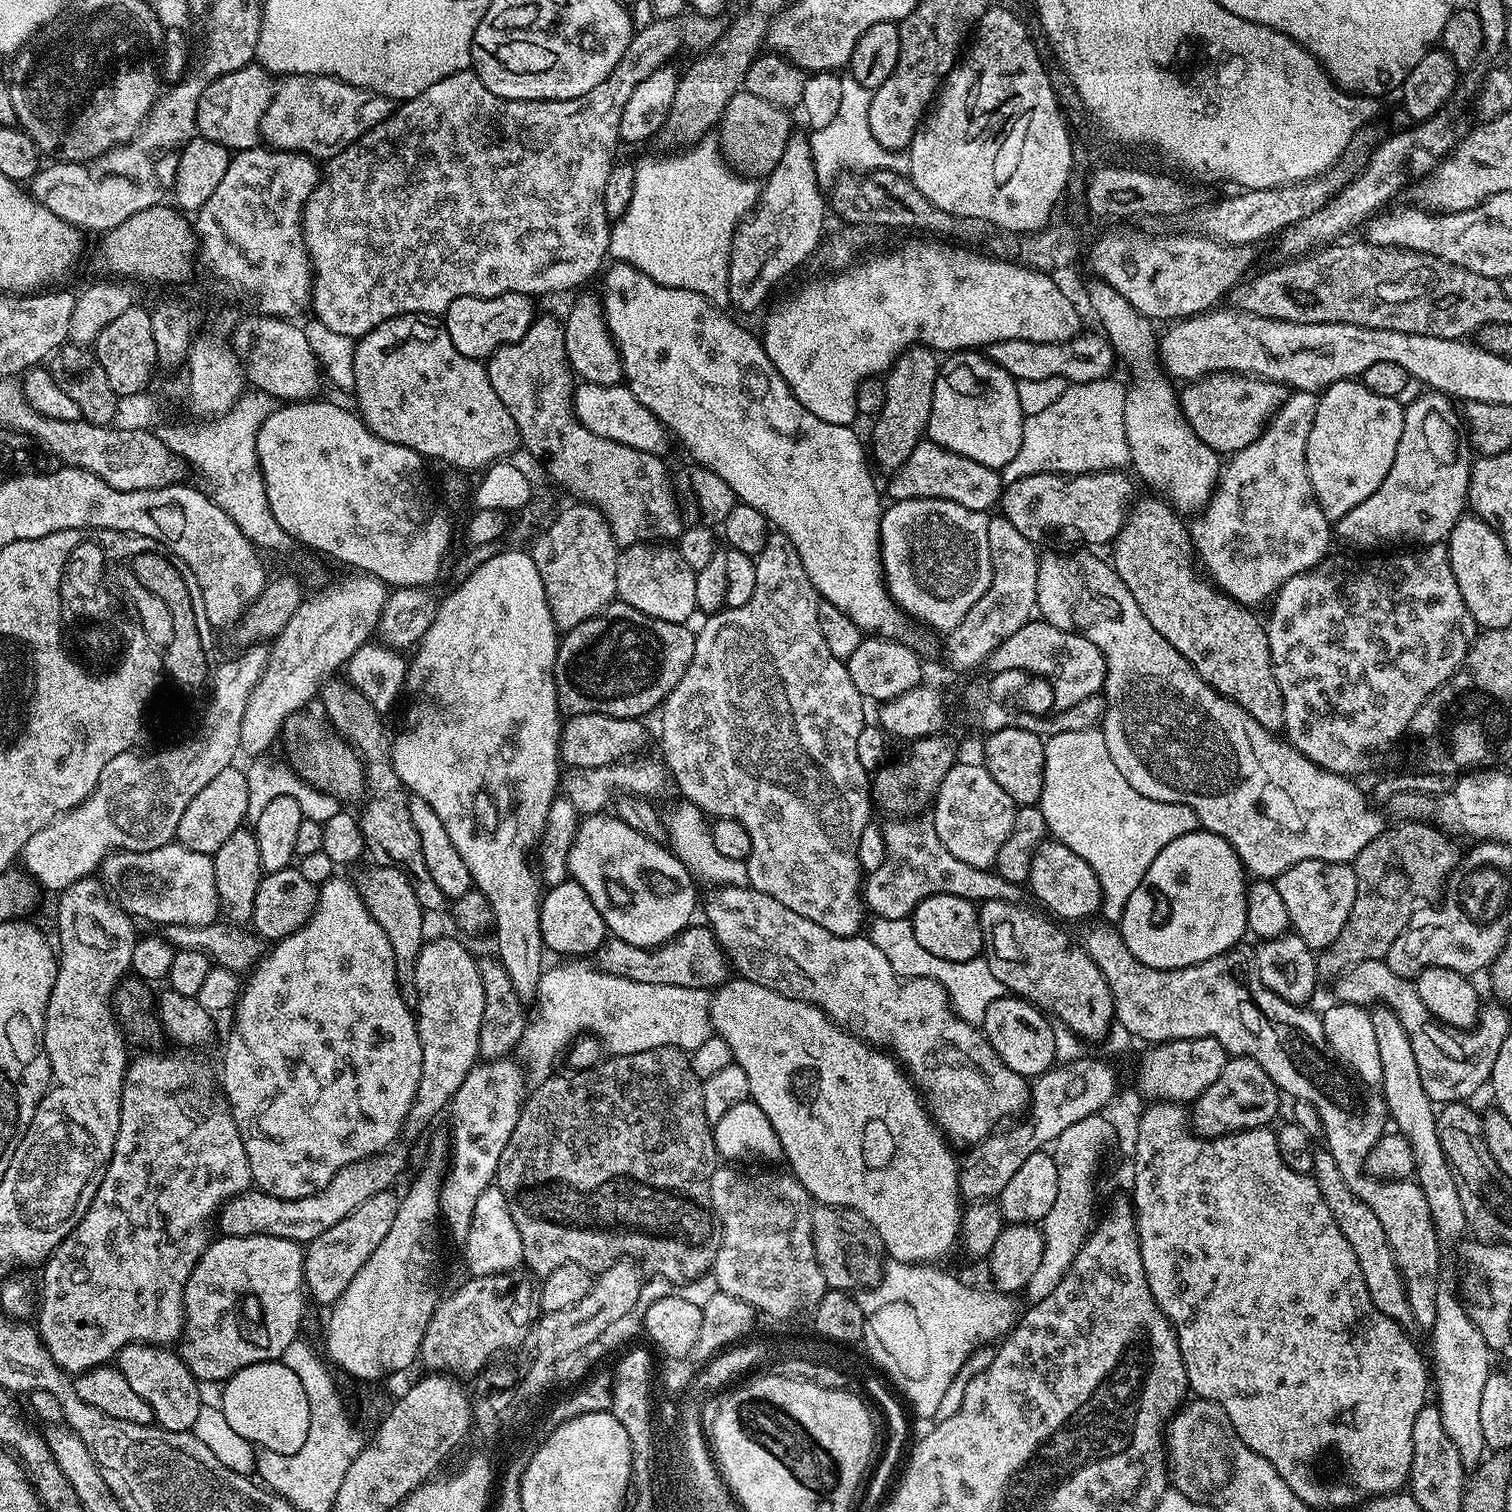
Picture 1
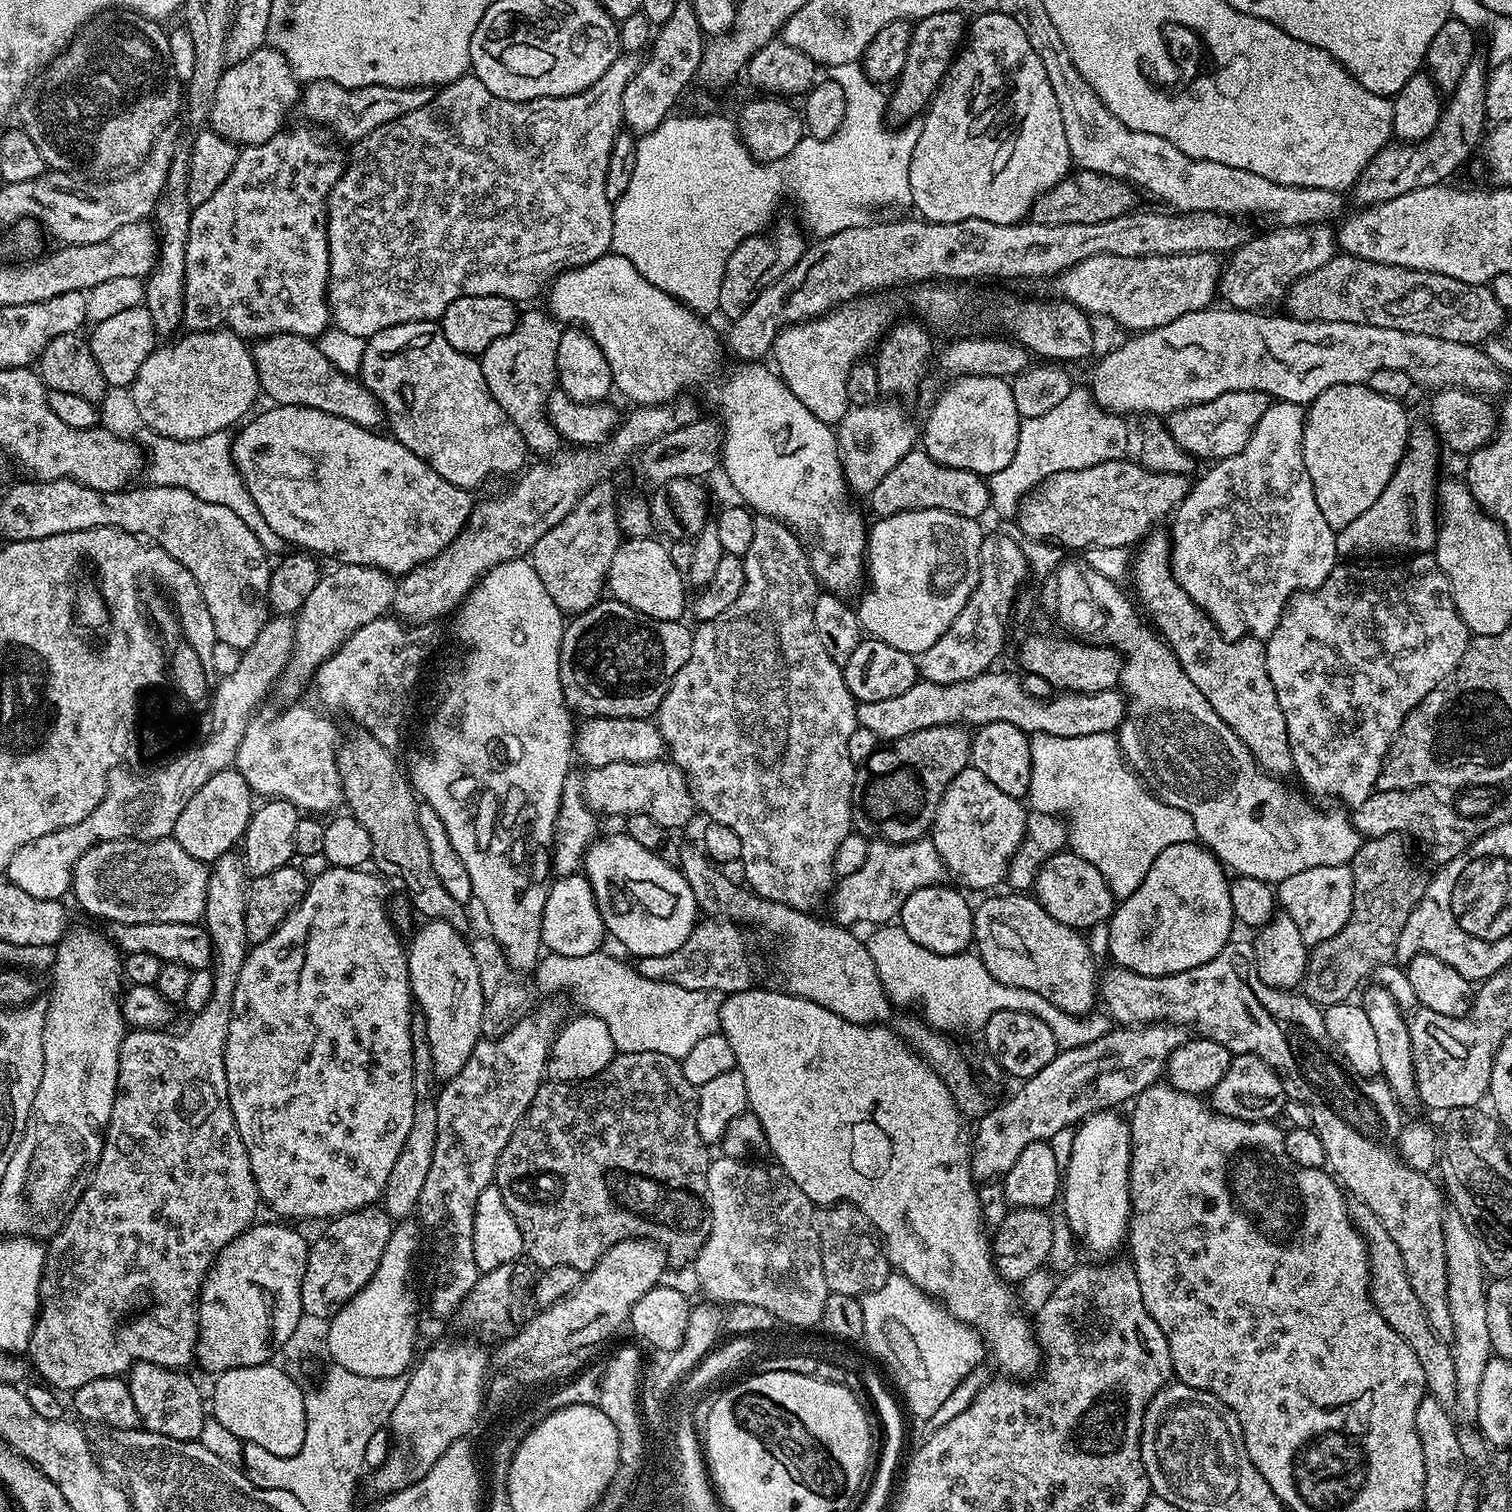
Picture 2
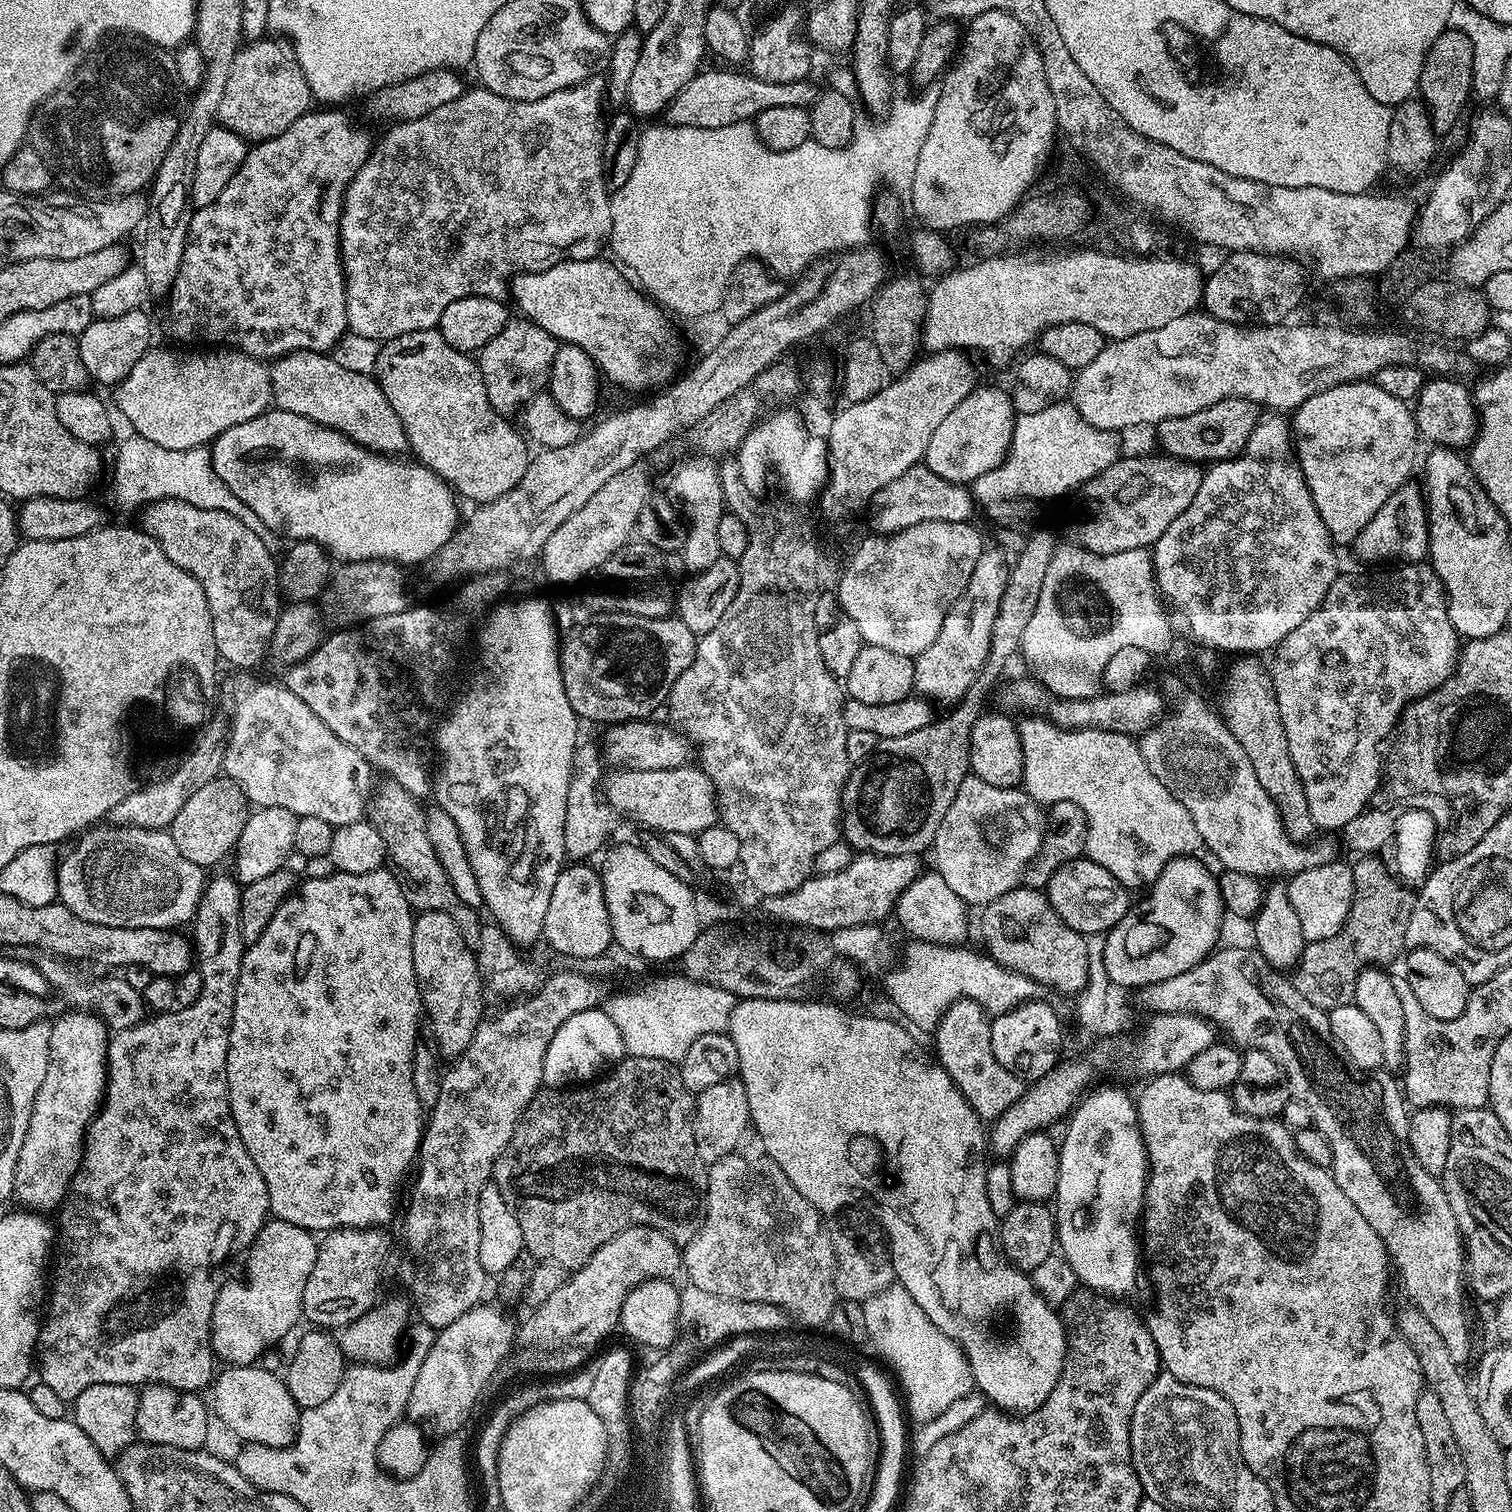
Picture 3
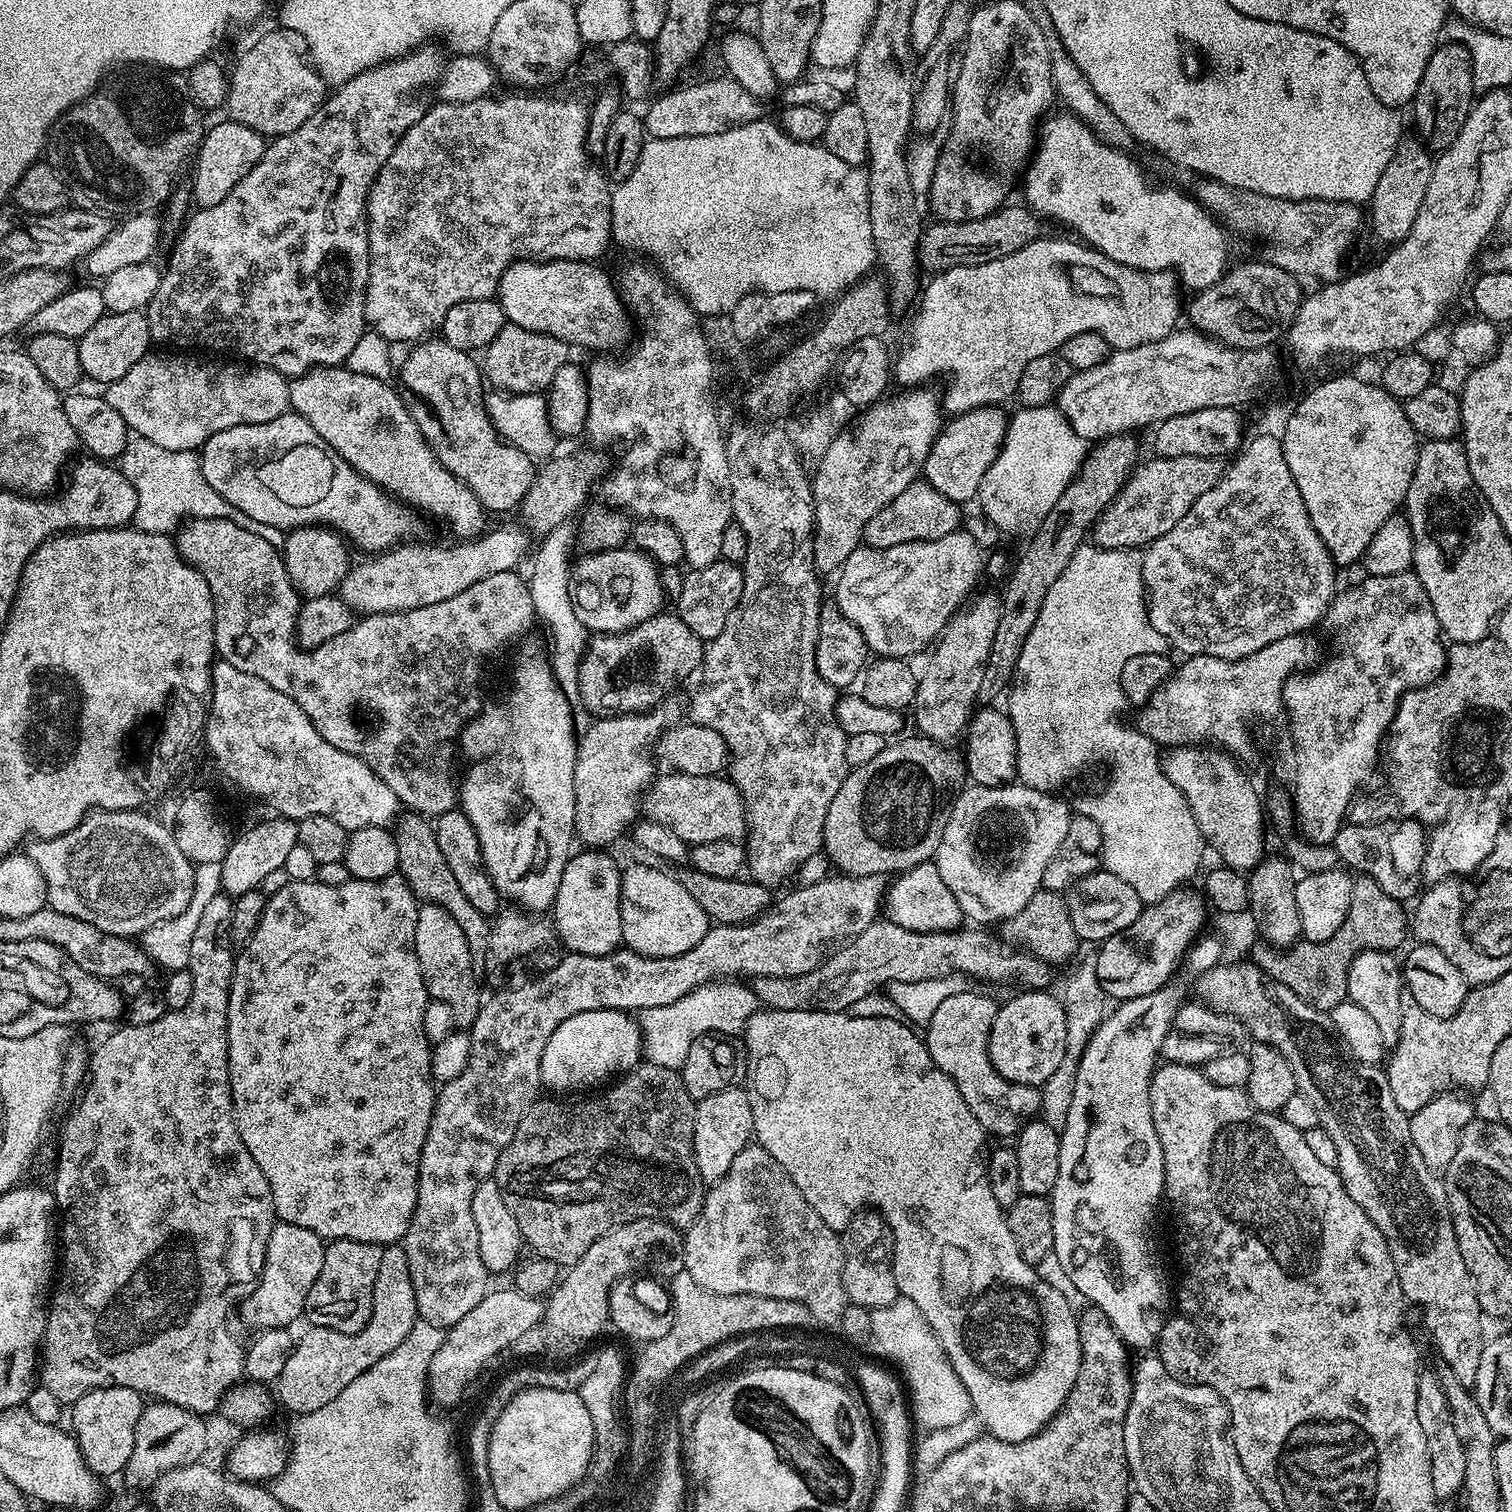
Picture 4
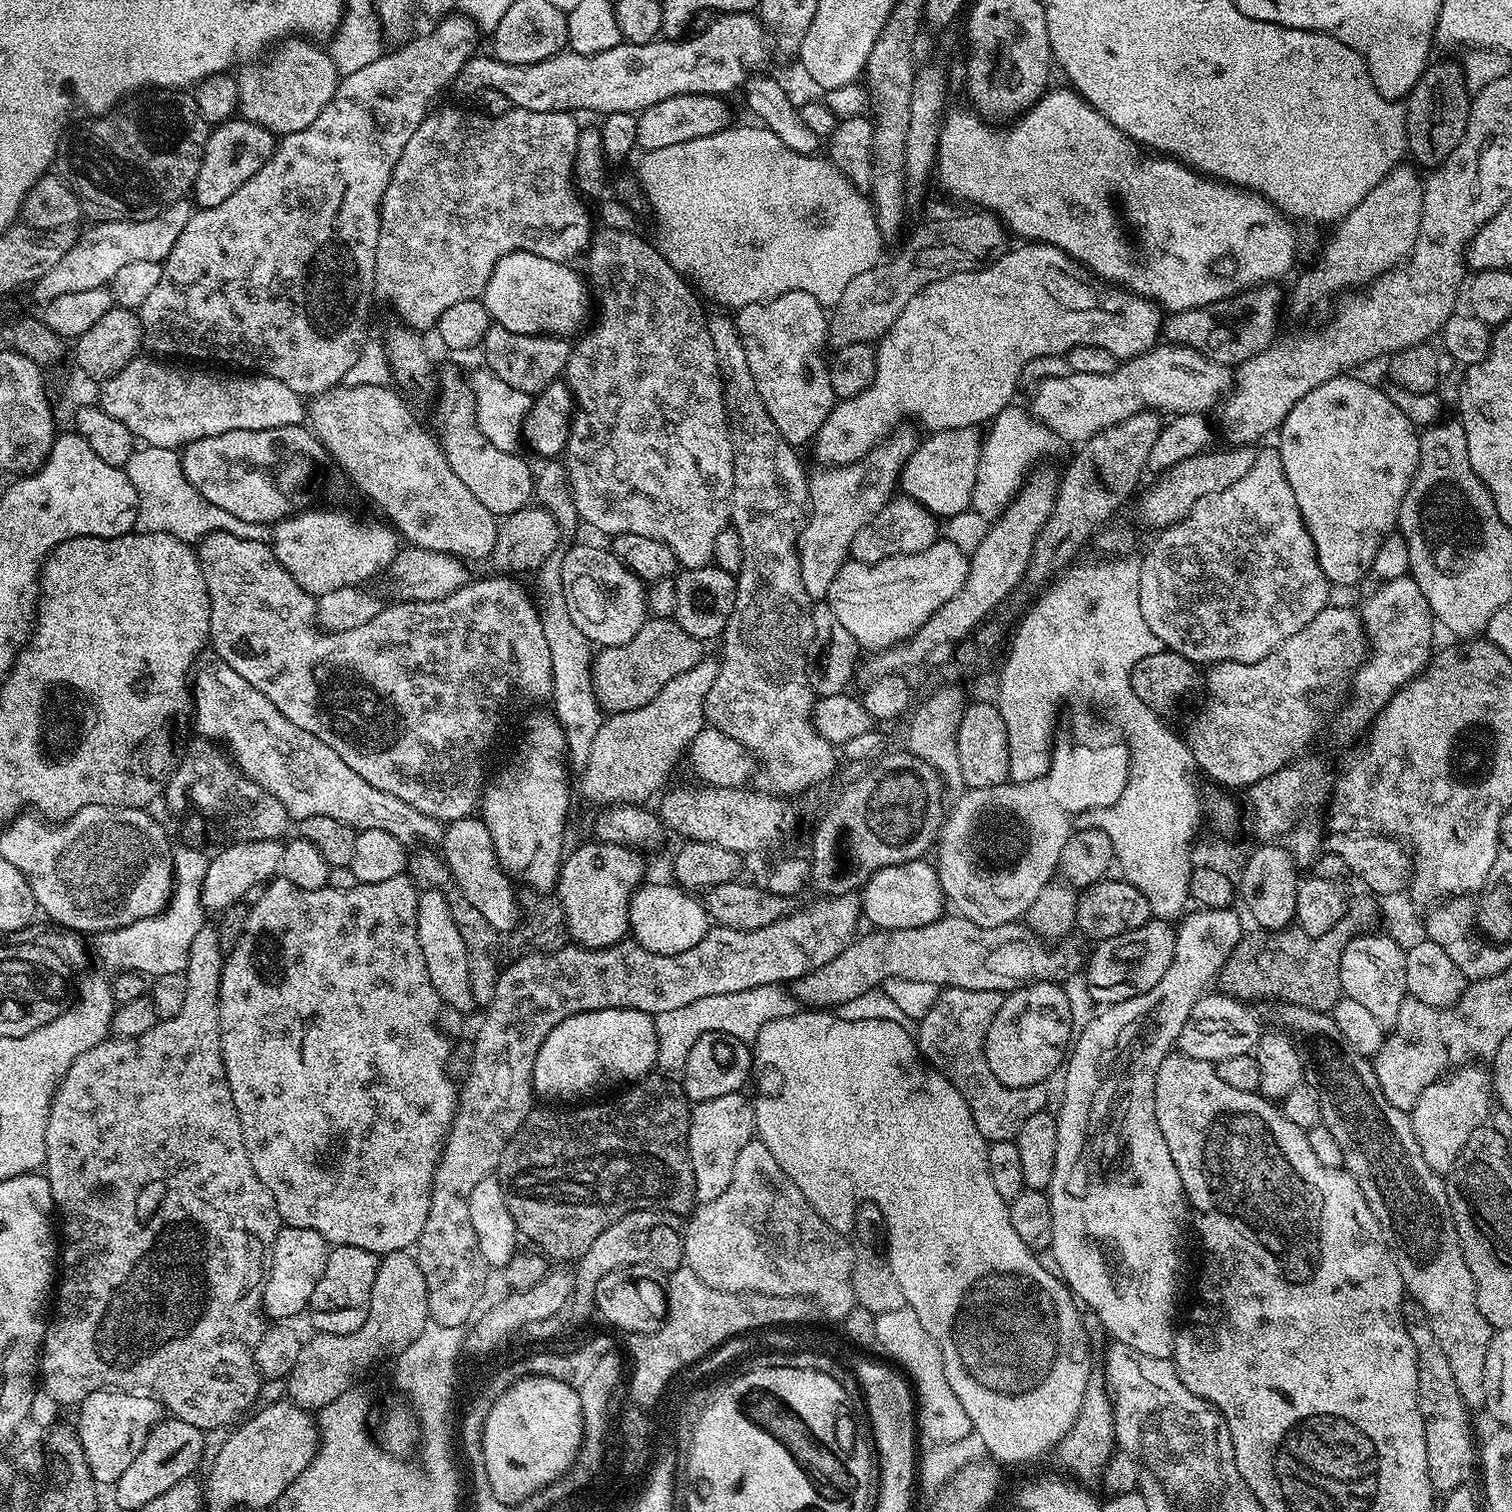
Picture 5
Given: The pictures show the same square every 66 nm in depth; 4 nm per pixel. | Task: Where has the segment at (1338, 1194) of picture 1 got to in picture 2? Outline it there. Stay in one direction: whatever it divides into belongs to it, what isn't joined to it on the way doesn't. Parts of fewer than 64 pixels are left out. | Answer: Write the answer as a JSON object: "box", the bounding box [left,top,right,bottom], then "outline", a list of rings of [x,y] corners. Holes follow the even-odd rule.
{"box":[1348,1198,1456,1409],"outline":[[[1355,1198],[1348,1200],[1348,1217],[1356,1225],[1364,1244],[1368,1248],[1368,1293],[1372,1295],[1374,1306],[1388,1325],[1395,1330],[1398,1338],[1414,1350],[1418,1363],[1422,1365],[1422,1374],[1426,1374],[1427,1395],[1438,1398],[1442,1406],[1451,1409],[1456,1403],[1456,1379],[1454,1378],[1454,1360],[1449,1341],[1438,1335],[1434,1326],[1430,1326],[1430,1318],[1426,1318],[1426,1310],[1422,1302],[1418,1302],[1418,1294],[1414,1294],[1414,1286],[1410,1286],[1410,1274],[1406,1274],[1406,1261],[1402,1258],[1402,1250],[1390,1238],[1386,1226],[1382,1226],[1382,1218],[1366,1206],[1366,1202]]]}

